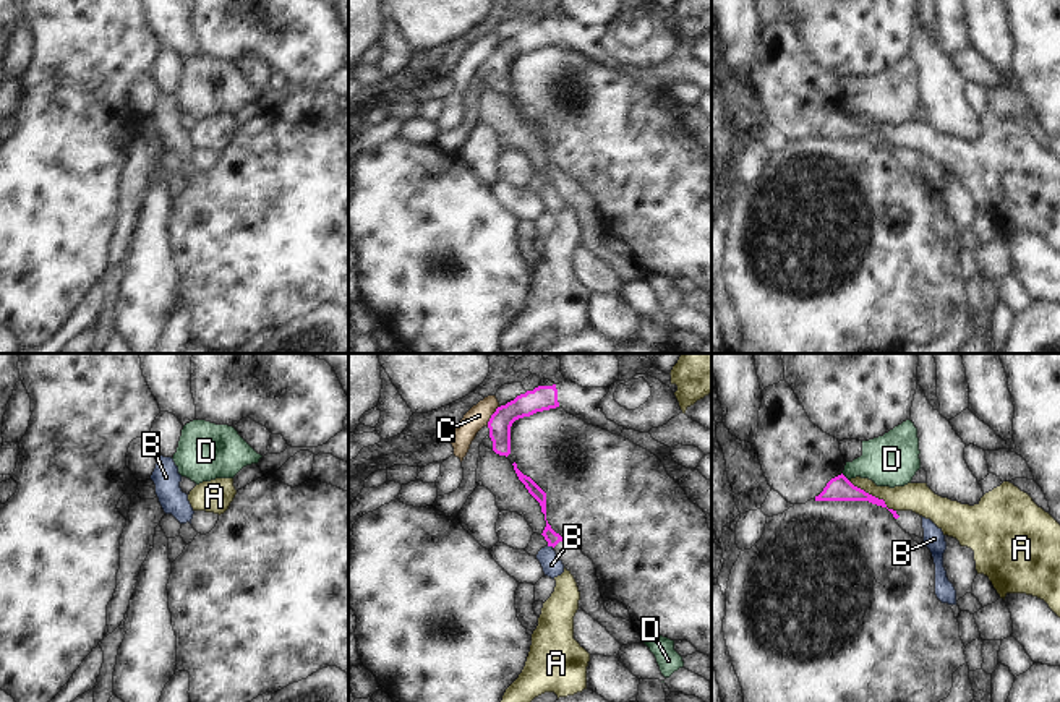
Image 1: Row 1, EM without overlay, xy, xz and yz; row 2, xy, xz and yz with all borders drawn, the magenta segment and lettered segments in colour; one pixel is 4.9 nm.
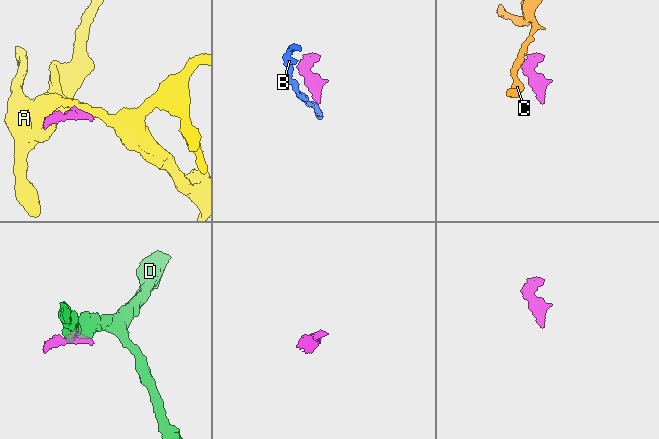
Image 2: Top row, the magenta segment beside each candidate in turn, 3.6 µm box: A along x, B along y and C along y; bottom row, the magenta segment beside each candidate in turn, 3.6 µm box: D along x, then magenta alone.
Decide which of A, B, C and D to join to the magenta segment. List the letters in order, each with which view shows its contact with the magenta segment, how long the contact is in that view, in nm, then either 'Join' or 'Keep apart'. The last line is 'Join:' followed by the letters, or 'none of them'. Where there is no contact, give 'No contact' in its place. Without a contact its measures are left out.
A: Touches magenta in yz. Shared border 280 nm. Keep apart
B: Touches magenta in xz. Shared border 30 nm. Keep apart
C: Touches magenta in xz. Shared border 120 nm. Keep apart
D: Touches magenta in yz. Shared border 50 nm. Keep apart
Join: none of them

